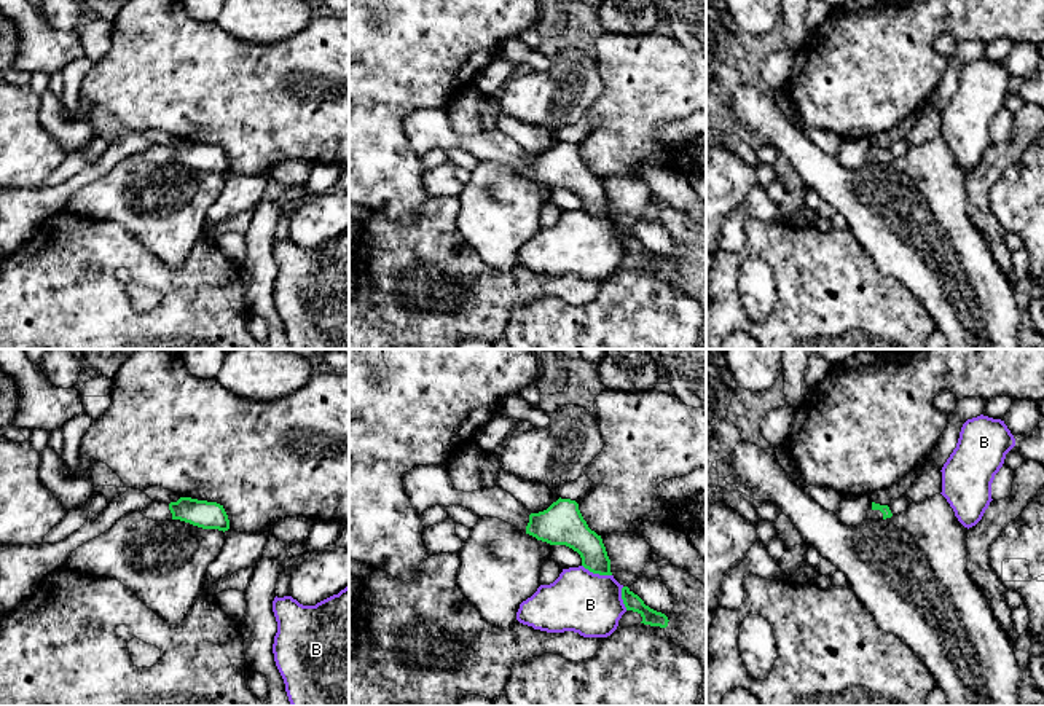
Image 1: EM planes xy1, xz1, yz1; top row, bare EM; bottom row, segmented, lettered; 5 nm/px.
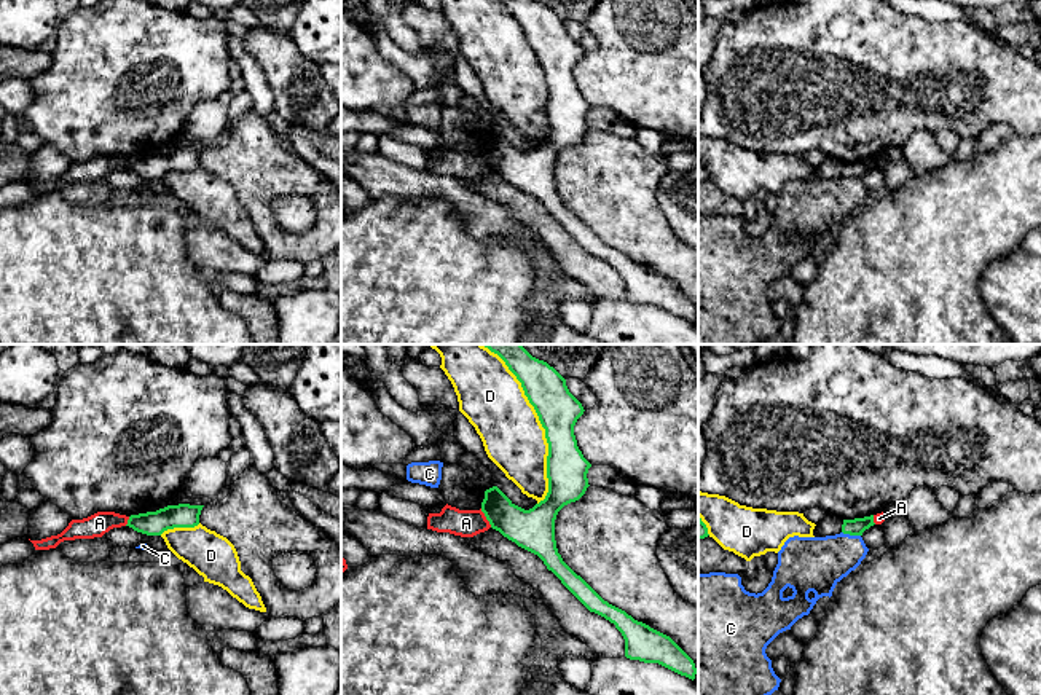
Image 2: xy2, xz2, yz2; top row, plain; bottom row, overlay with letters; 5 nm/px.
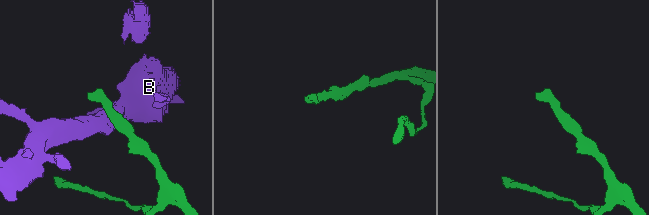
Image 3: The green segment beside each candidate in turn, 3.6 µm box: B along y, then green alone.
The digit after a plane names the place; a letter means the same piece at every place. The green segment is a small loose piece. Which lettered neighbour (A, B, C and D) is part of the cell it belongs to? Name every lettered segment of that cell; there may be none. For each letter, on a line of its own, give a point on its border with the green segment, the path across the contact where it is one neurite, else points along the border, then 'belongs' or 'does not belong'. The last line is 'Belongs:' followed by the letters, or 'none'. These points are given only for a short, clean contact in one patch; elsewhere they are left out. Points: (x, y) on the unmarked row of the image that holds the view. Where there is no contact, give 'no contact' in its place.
A: xz2 (487, 161) | along xz2 (480, 152), (491, 169) | does not belong
B: xz1 (596, 215) | along xz1 (582, 207), (593, 215), (611, 219) | does not belong
C: yz2 (852, 177) | does not belong
D: xz2 (546, 74) | does not belong
Belongs: none

